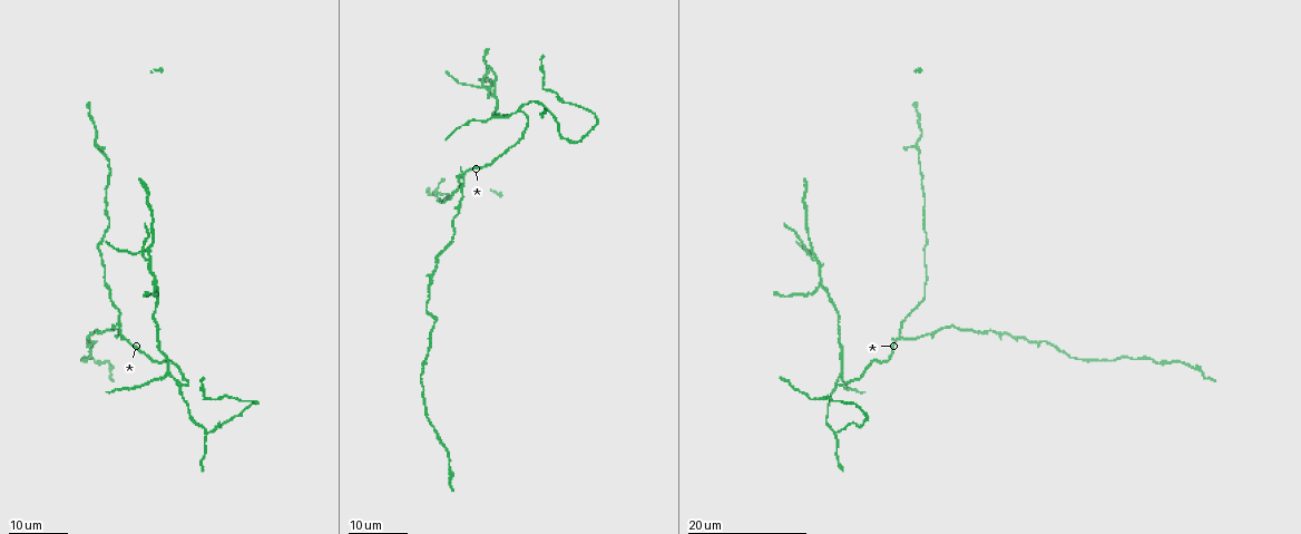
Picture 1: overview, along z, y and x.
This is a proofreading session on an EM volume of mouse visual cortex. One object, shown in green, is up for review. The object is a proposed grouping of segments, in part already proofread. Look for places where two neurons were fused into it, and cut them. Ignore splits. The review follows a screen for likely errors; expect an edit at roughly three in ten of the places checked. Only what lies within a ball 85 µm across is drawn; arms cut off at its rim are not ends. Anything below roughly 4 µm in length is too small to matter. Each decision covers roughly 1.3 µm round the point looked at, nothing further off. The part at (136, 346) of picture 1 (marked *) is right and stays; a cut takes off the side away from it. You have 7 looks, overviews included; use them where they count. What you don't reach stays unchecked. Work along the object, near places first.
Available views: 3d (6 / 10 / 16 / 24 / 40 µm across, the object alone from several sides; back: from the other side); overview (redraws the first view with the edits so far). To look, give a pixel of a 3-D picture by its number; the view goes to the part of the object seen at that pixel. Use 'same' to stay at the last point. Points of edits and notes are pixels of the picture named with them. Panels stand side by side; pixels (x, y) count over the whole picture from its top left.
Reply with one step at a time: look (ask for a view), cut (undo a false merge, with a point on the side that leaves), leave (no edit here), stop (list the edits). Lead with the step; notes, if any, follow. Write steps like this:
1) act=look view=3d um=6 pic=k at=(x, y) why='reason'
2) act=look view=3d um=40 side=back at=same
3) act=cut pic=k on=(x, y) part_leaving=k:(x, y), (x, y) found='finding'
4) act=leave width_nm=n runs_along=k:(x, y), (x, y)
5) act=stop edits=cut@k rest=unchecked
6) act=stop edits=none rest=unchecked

act=look view=3d um=24 pic=1 at=(153, 287) why='three-way junction'

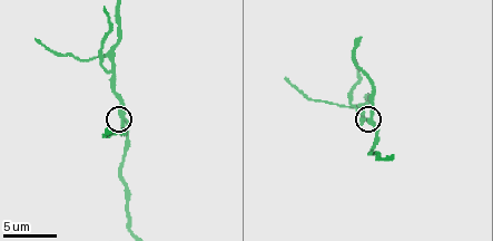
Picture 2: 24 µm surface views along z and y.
act=look view=3d um=10 pic=2 at=(123, 116)

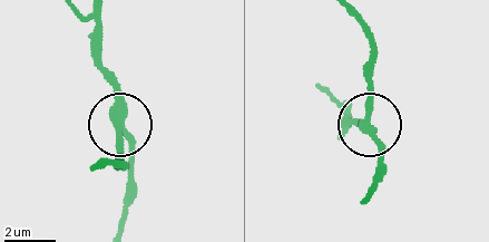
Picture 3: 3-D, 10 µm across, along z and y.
act=leave runs_along=3:(364, 201), (378, 173), (371, 76) found='continuous, no second neuron'

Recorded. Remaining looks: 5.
act=look view=3d um=10 pic=2 at=(360, 113) why='three arms meet'

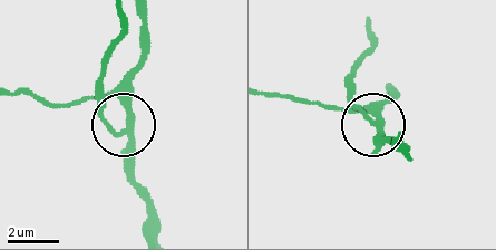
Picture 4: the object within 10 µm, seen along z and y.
act=cut pic=4 on=(101, 116) part_leaving=4:(126, 134), (103, 108), (103, 70), (123, 19) found='a second neuron is stuck on'

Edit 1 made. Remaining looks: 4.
act=look view=overview

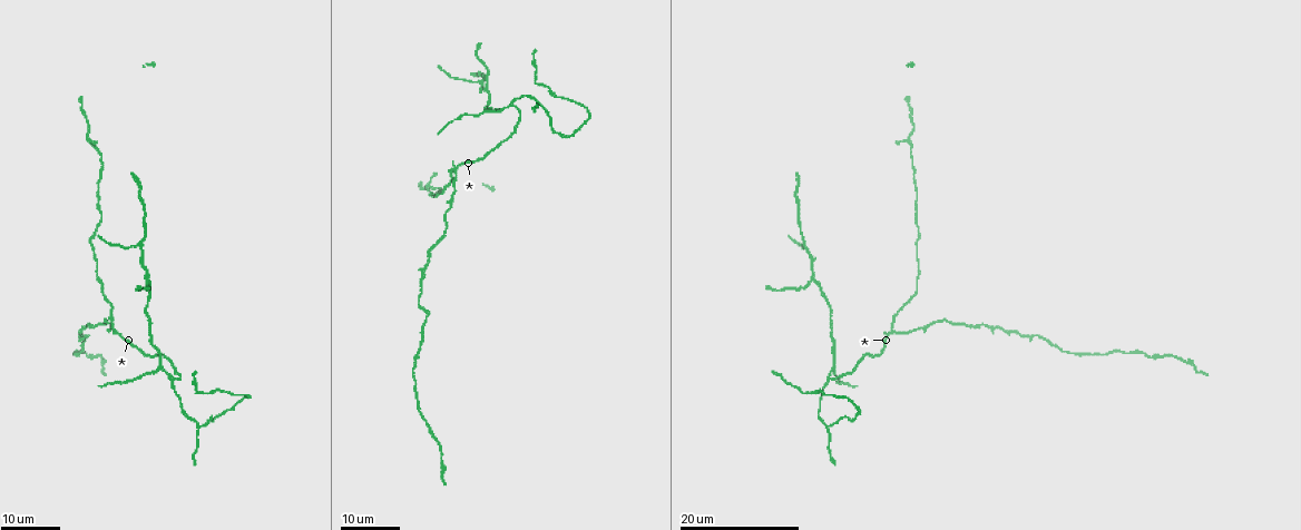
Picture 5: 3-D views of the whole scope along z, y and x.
act=look view=3d um=16 pic=5 at=(455, 171) why='four-way junction'

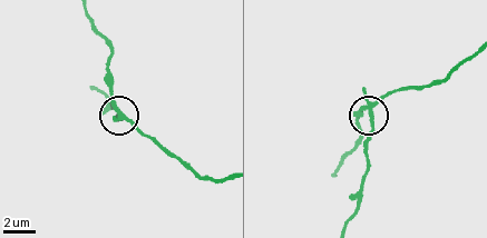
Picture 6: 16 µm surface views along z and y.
act=look view=3d um=10 pic=6 at=(368, 108)

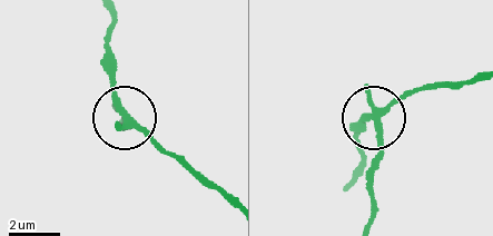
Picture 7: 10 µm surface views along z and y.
act=cut pic=7 on=(382, 146) part_leaving=7:(374, 118), (380, 154), (370, 224) found='a second neuron is stuck on'

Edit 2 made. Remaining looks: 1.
act=stop edits=cut@4,cut@7 rest=unchecked

